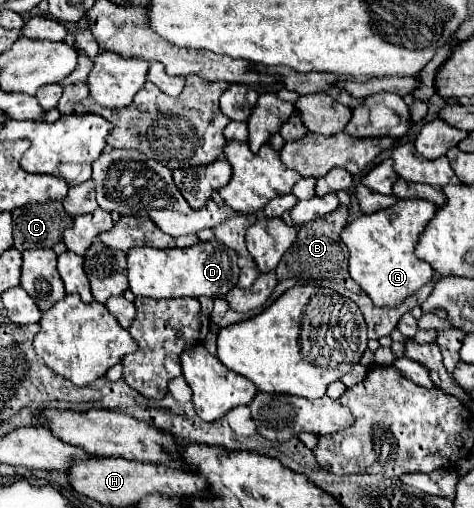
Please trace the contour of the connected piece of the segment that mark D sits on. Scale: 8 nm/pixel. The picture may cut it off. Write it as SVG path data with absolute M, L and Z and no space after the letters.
M199 242L191 248L131 248L127 252L127 272L129 288L135 296L149 296L155 300L161 298L197 298L197 296L225 296L227 290L237 286L239 278L239 256L223 246L213 242Z

